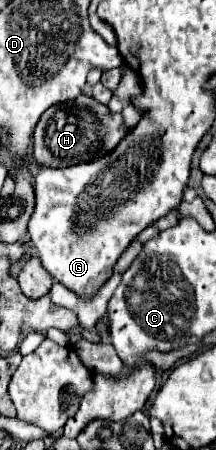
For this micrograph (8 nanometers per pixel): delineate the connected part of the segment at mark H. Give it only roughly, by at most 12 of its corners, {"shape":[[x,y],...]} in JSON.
{"shape":[[82,94],[50,106],[34,160],[52,168],[112,152],[122,114]]}

